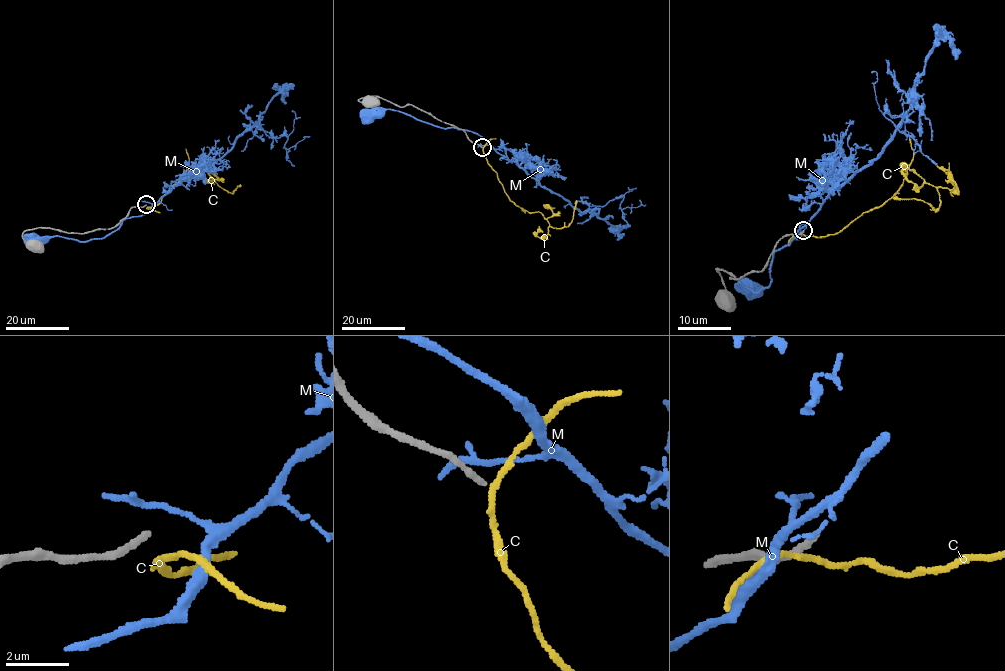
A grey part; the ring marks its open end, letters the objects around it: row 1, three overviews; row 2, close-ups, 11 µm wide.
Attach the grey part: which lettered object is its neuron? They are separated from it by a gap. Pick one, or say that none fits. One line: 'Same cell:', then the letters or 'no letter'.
Same cell: no letter

